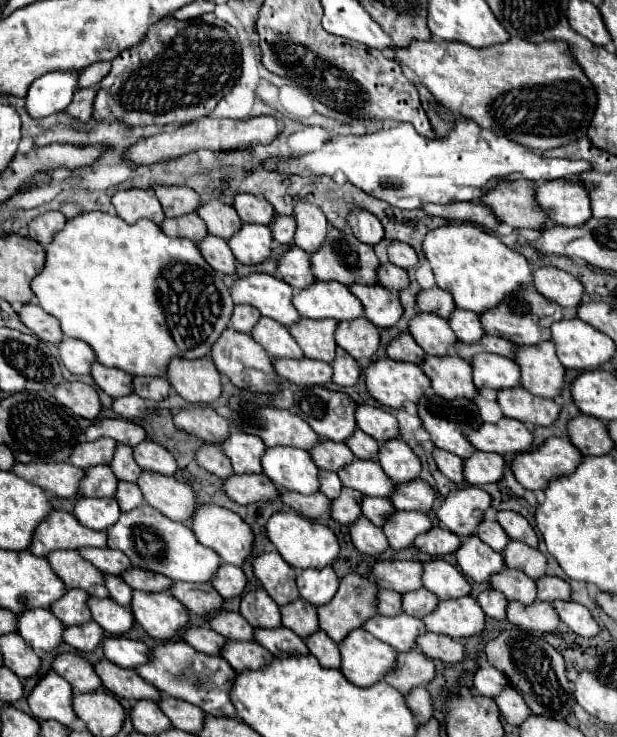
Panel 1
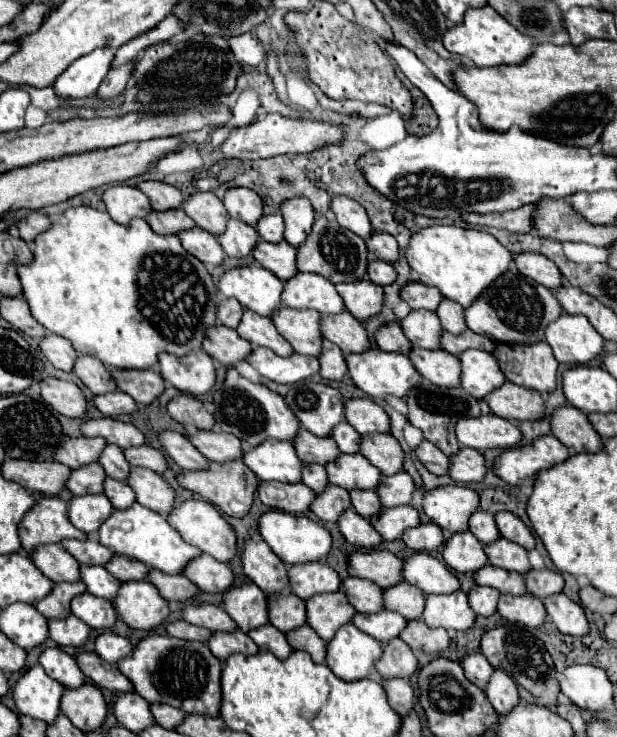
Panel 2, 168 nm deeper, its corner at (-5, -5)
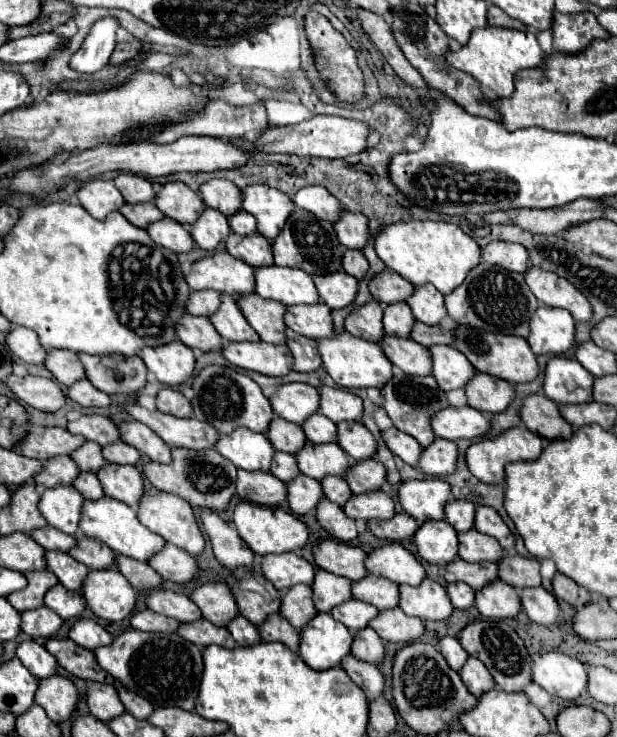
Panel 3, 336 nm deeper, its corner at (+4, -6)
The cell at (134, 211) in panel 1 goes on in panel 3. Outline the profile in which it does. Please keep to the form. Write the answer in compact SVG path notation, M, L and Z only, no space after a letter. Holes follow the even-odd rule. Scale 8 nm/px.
M93 179L85 185L79 187L77 191L79 203L95 217L95 219L105 219L111 211L119 211L119 207L125 203L123 195L115 187L113 181L103 181L103 179Z

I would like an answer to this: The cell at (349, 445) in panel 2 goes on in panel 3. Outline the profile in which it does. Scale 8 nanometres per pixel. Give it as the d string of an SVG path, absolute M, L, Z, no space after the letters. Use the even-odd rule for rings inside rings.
M315 413L311 415L305 423L303 423L303 431L307 435L307 439L315 445L323 445L323 443L335 443L335 435L337 435L337 425L331 423L325 415Z

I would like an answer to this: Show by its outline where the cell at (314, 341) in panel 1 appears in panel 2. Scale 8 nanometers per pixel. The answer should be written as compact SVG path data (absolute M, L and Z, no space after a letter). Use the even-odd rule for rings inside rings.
M282 306L272 312L272 322L296 352L308 356L320 354L322 334L320 314L316 314L316 310L292 310Z

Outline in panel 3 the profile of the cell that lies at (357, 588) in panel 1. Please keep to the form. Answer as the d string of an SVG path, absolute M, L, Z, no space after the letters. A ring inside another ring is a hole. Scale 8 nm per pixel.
M295 585L283 593L281 599L281 615L295 627L301 629L315 617L315 603L313 591L309 585Z

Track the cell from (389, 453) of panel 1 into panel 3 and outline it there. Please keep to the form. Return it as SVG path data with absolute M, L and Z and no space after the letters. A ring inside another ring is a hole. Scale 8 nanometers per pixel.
M339 423L339 445L355 461L365 461L377 455L377 441L363 423Z

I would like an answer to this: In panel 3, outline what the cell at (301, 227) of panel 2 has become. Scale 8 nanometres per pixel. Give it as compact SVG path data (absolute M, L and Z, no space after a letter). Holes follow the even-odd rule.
M251 185L243 191L243 209L255 215L259 233L269 241L283 231L283 223L287 223L285 219L291 215L293 207L291 197L273 187Z

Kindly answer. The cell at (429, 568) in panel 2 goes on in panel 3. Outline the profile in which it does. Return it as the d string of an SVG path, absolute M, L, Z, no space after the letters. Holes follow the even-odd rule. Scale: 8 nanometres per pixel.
M389 543L373 549L365 565L367 571L371 571L373 575L391 579L397 585L405 583L417 587L419 581L427 579L423 563L401 543Z

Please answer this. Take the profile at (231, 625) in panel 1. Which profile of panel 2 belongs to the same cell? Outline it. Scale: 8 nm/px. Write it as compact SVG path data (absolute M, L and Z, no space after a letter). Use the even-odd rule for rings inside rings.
M186 602L182 604L182 620L208 628L212 632L222 630L222 632L232 632L238 626L232 624L232 620L228 618L228 614L224 614L224 610L220 606L214 604L202 604L202 602Z

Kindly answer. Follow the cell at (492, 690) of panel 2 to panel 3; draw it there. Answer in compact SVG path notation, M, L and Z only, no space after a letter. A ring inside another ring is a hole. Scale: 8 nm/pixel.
M469 657L465 667L459 671L465 687L479 699L479 695L483 695L483 691L491 691L491 687L495 687L495 679L491 679L491 673L487 671L487 667L483 667L483 663L479 663L479 659Z

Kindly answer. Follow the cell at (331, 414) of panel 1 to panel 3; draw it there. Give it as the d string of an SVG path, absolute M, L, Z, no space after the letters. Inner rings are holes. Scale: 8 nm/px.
M287 383L269 399L273 411L295 425L305 423L307 417L319 411L319 391L307 383Z

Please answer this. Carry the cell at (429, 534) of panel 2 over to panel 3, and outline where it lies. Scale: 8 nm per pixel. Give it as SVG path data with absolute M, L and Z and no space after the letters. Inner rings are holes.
M397 513L395 519L389 521L371 521L369 529L373 531L373 535L377 535L383 541L391 541L391 543L401 543L405 539L413 539L415 529L419 529L419 523L415 519L411 519L411 515L405 513Z

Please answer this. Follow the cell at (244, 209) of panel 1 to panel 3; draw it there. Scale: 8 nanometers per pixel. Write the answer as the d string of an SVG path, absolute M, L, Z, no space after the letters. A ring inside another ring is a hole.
M211 179L211 181L203 183L201 197L207 207L221 211L225 217L235 215L235 211L239 211L241 203L243 203L241 189L227 179Z

